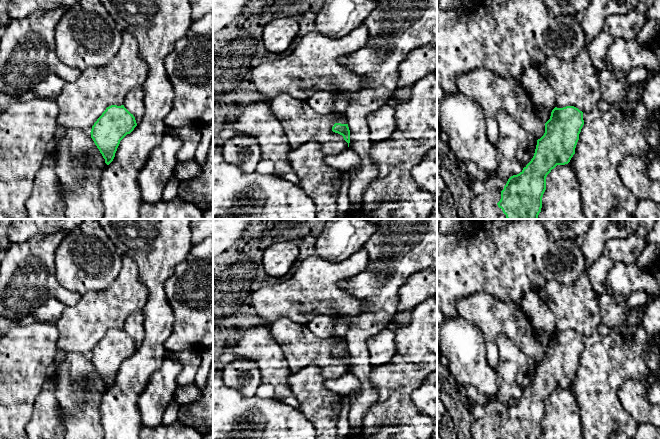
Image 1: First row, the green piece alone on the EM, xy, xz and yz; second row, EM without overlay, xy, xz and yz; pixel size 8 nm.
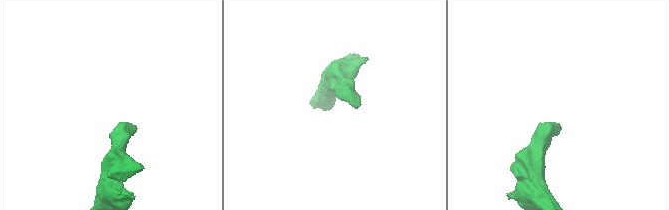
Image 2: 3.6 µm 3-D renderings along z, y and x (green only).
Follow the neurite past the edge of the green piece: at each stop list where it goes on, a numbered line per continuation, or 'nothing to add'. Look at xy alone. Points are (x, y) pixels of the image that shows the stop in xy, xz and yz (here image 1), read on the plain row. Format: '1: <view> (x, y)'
nothing to add

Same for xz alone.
nothing to add

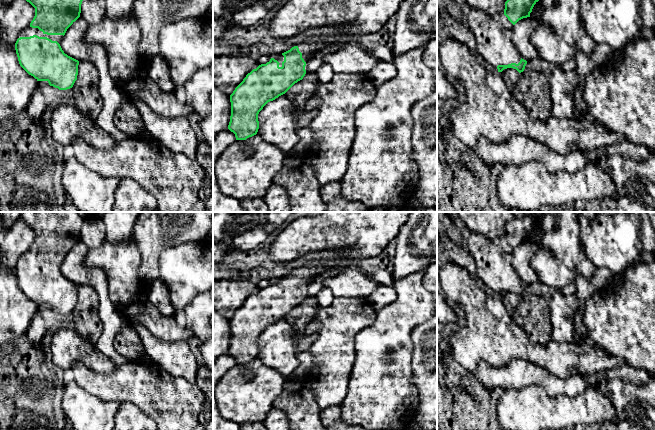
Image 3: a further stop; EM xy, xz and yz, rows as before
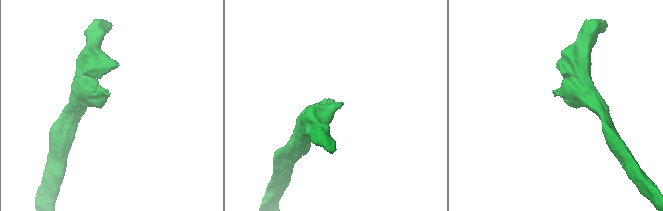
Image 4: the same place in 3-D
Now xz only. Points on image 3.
1: xz (309, 270)

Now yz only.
1: yz (493, 257)

